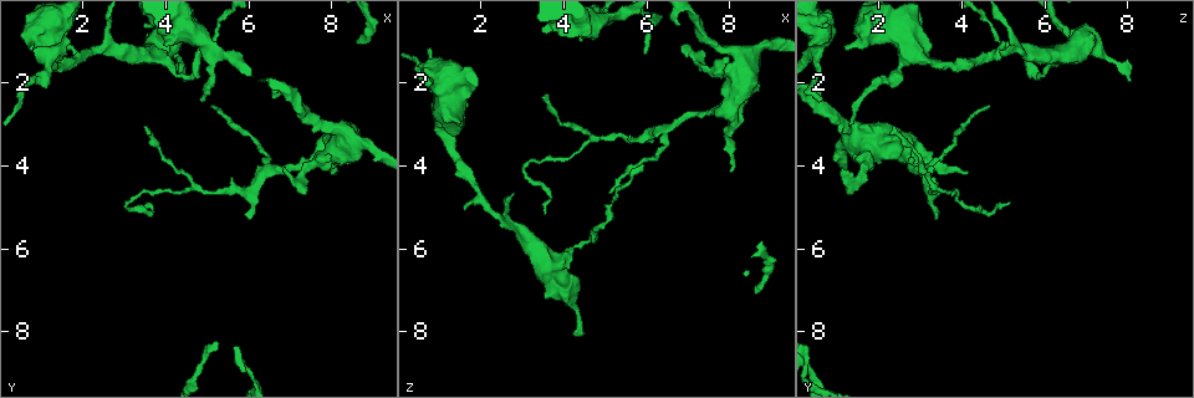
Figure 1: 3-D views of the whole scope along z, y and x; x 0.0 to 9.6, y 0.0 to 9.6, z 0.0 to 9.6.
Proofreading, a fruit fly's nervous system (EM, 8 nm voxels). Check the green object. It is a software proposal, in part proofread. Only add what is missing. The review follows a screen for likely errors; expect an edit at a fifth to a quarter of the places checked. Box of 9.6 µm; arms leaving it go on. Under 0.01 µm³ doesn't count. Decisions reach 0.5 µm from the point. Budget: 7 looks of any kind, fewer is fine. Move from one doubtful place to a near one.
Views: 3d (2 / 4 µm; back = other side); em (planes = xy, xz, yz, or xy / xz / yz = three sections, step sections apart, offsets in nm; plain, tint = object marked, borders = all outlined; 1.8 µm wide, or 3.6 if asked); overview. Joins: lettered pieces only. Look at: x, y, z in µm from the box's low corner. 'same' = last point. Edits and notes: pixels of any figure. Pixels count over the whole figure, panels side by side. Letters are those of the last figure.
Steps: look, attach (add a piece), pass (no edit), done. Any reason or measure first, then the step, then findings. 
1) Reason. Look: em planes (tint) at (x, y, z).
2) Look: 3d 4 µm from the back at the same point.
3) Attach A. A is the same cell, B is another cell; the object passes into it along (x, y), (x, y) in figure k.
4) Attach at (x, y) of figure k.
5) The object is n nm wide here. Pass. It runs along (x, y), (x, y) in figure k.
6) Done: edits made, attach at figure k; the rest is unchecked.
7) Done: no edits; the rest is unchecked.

An open end. Look: 3d 2 µm at (1.15, 1.15, 1.75).

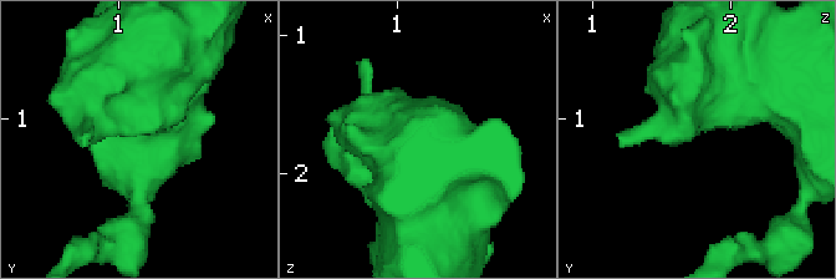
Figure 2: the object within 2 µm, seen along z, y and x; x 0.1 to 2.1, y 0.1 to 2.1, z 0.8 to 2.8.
Need the tissue. Look: em planes (plain) at (1.12, 1.14, 1.72).

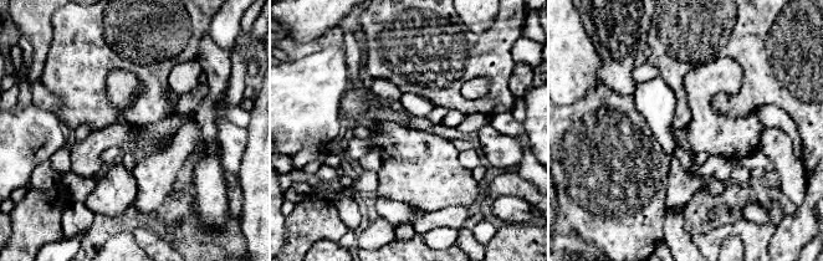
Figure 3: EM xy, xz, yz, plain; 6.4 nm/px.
See the neighbours. Look: em planes (borders) at the same point.

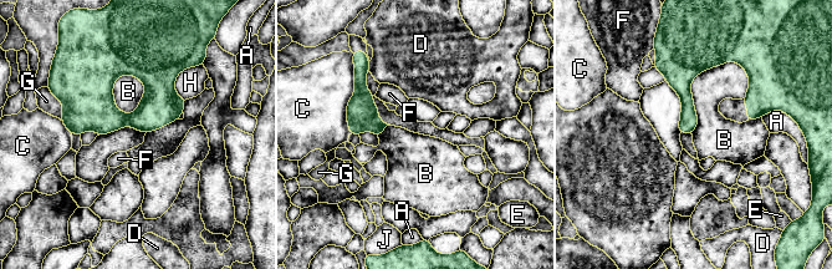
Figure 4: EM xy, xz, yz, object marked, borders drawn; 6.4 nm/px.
The longest contact is with B, 550 nm. Pass. A, B, C, D, E, F, G, H and J are other cells; it runs along (175, 71), (117, 67), (65, 116) in figure 4; none of them fits.

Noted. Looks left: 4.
Look: 3d 4 µm at (8.65, 1.00, 7.10).

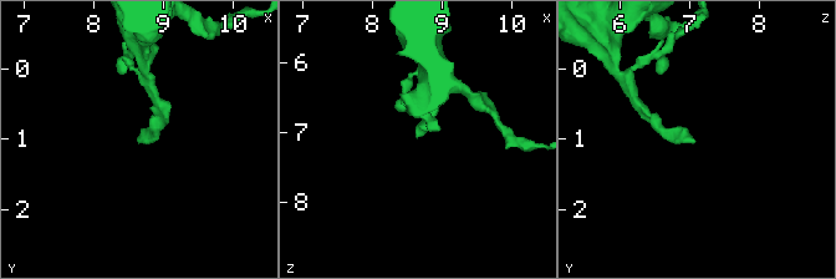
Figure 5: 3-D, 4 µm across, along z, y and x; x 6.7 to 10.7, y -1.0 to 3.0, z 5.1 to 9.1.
Look: em planes (borders) at (8.60, 1.00, 7.05).

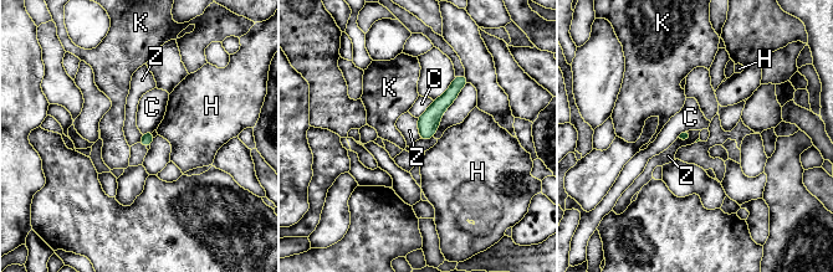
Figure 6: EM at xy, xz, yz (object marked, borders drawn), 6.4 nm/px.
Pass. C, H, K and Z are other cells; none of them fits.

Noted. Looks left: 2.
Branch stops here. Look: 3d 4 µm at (4.45, 1.95, 8.10).

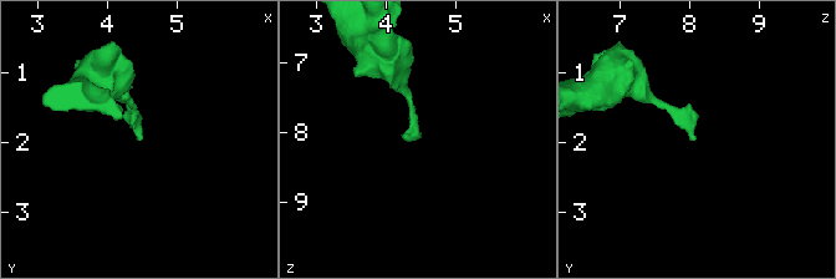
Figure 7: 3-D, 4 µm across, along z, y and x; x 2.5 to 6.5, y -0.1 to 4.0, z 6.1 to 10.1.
Look: em planes (borders) at (4.40, 1.95, 8.10).

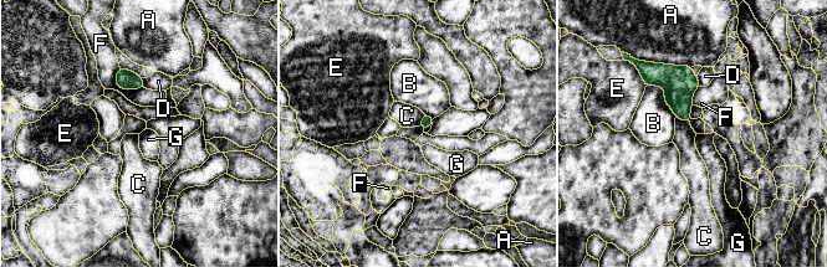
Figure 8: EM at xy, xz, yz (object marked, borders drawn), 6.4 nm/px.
Pass. A, B, C, D, E, F and G are other cells; a border runs along (677, 117), (689, 123) in figure 8; no lettered piece goes on from it.

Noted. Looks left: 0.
Done: no edits; the rest is unchecked.

